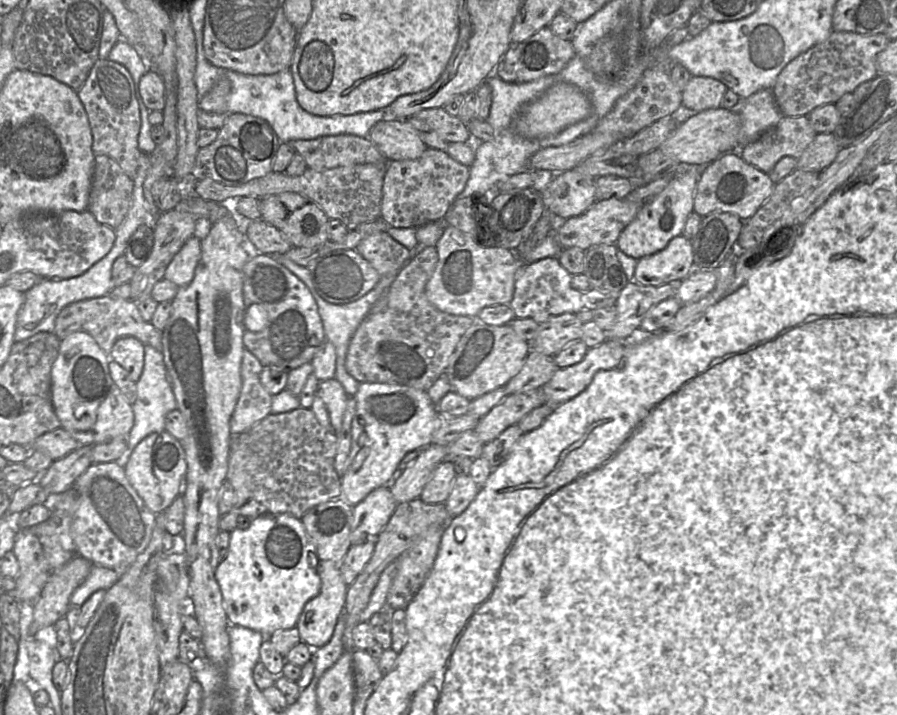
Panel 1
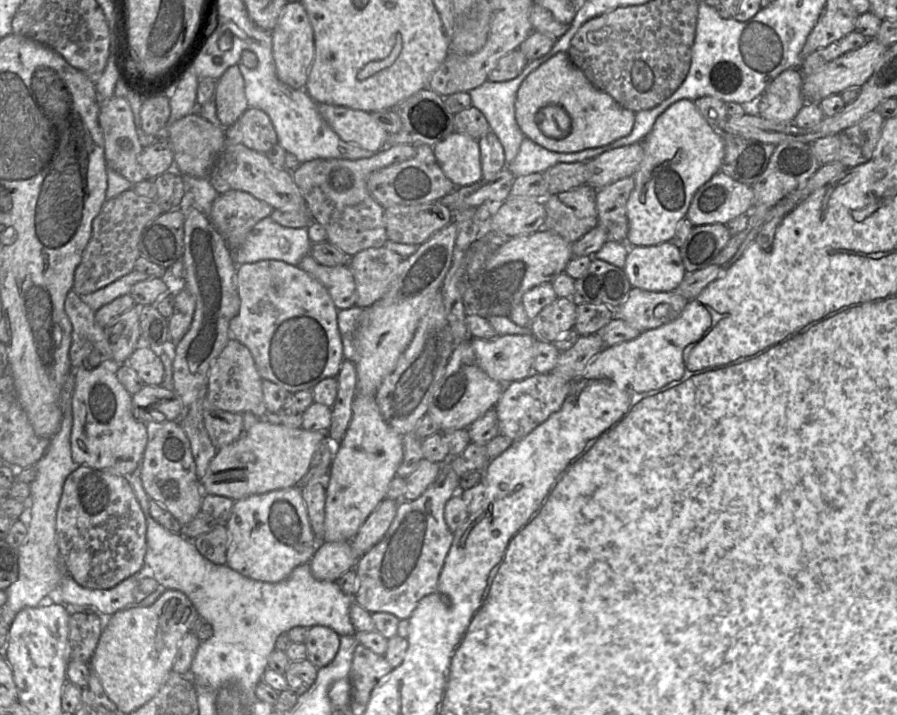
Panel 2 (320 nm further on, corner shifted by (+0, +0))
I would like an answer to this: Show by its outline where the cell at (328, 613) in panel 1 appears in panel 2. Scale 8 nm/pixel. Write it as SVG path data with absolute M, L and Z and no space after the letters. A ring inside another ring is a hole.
M315 625L309 628L305 641L307 659L316 667L330 664L340 647L340 635L326 626Z

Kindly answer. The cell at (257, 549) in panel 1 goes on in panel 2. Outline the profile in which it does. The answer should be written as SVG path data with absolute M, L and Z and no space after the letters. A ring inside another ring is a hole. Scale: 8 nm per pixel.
M297 486L235 501L225 527L229 532L226 565L261 582L285 580L297 566L310 562L319 545Z

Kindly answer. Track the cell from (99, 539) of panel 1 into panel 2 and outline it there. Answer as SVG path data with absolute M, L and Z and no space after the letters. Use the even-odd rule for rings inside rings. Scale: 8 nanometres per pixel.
M77 466L67 477L56 515L56 537L65 570L80 586L110 589L145 565L146 520L127 477Z

